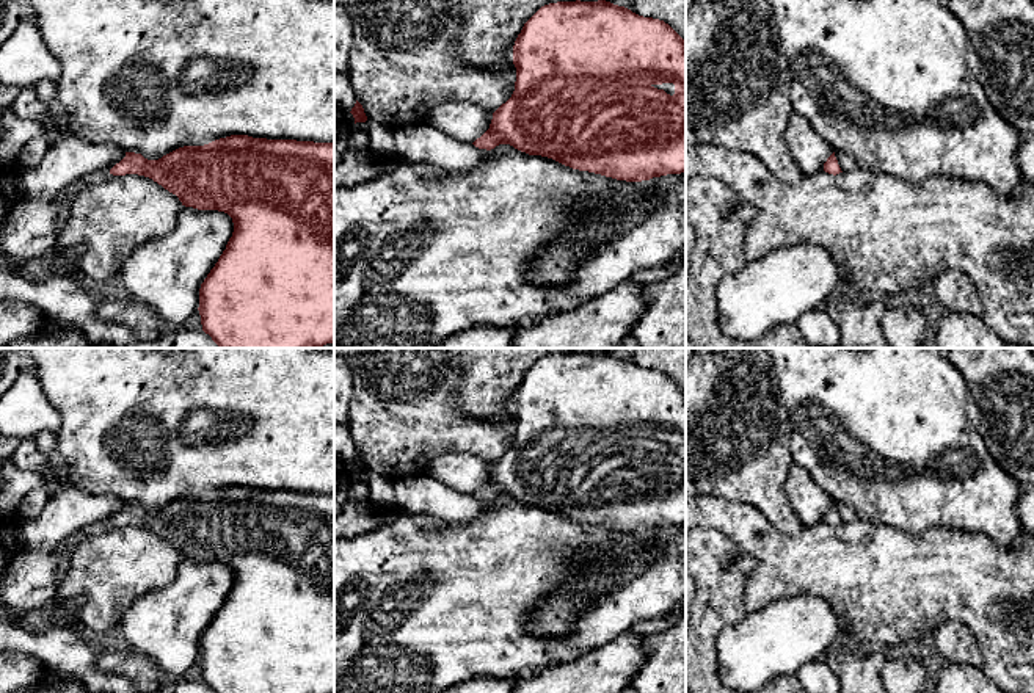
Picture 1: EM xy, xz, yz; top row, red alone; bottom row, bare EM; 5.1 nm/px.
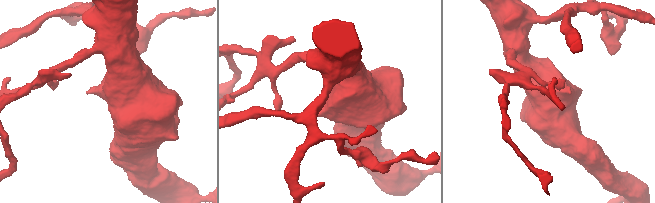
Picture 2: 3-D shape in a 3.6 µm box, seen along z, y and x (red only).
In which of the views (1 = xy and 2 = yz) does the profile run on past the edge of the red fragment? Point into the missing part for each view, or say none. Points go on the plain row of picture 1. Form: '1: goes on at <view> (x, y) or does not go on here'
1: does not go on here
2: does not go on here

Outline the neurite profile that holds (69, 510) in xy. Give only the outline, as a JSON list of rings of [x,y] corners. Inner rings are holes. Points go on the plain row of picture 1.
[[[66,486],[50,494],[44,510],[33,519],[19,519],[16,539],[24,552],[49,553],[75,532],[108,522],[126,508],[113,494],[88,494]]]

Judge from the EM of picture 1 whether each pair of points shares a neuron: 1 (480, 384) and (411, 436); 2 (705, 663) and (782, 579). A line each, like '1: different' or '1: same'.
1: different
2: different

